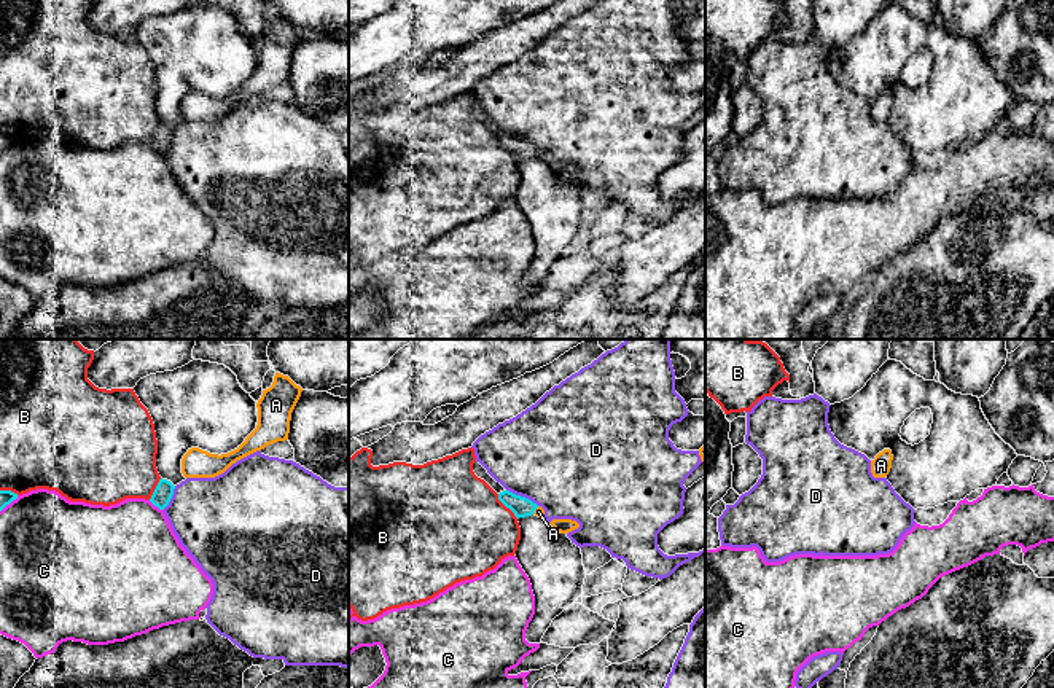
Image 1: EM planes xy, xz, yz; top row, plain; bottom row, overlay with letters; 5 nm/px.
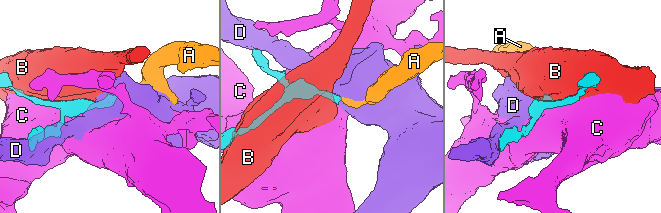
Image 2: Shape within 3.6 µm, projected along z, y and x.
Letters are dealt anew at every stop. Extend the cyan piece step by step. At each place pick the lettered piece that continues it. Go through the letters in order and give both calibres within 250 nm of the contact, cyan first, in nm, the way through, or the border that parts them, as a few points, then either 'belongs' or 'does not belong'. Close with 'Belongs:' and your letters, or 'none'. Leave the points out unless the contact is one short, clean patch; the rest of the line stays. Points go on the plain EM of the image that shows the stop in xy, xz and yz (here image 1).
A: 100 nm thick on the cyan side, 50 nm on the other; belongs
B: 100 nm thick on the cyan side, 480 nm on the other; does not belong
C: 90 nm thick on the cyan side, 460 nm on the other; does not belong
D: 100 nm thick on the cyan side, 480 nm on the other; does not belong
Belongs: A

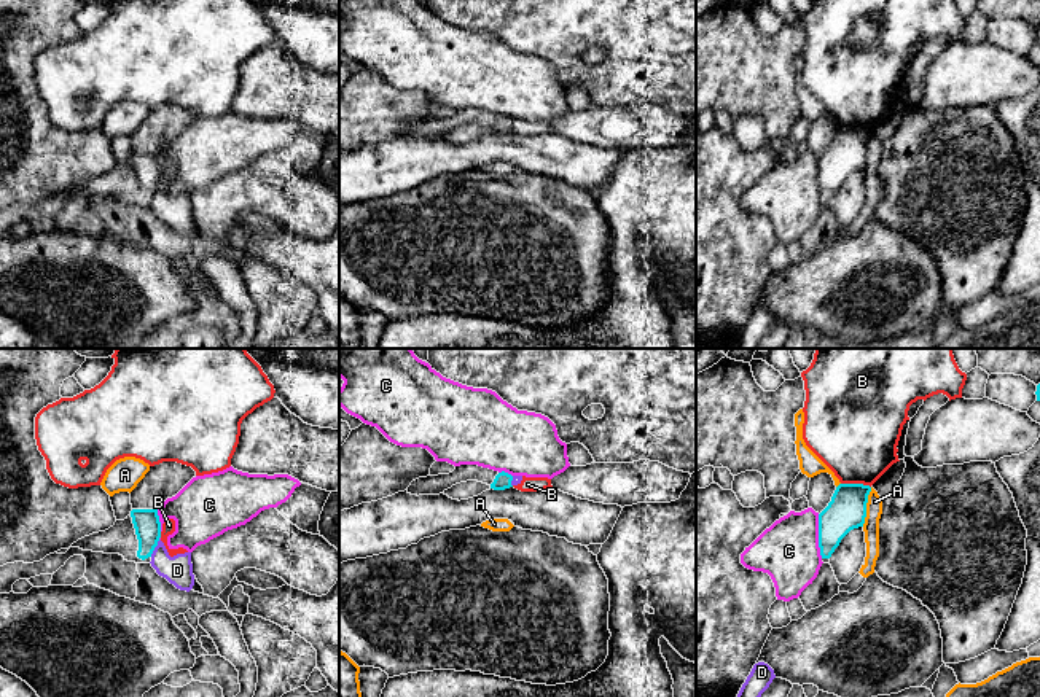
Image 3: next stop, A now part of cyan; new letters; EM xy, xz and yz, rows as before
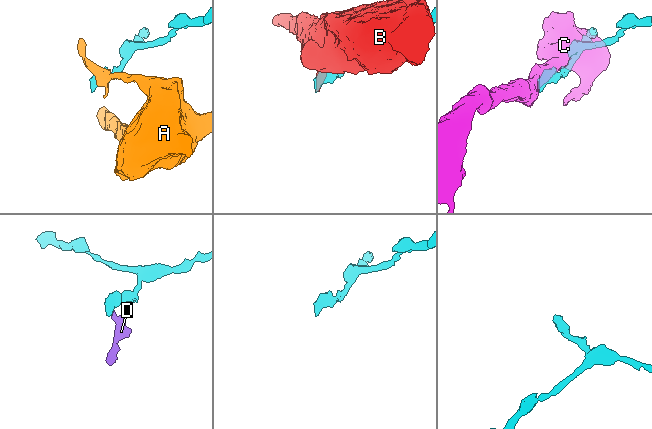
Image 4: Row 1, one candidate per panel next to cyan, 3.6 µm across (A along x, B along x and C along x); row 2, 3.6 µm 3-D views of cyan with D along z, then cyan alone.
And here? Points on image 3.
A: 190 nm thick on the cyan side, 80 nm on the other; border along yz (871, 131), (862, 169); does not belong
B: 190 nm thick on the cyan side, 420 nm on the other; does not belong
C: 190 nm thick on the cyan side, 300 nm on the other; does not belong
D: 130 nm thick on the cyan side, 150 nm on the other; border along xy (160, 183), (150, 199); does not belong
Belongs: none

